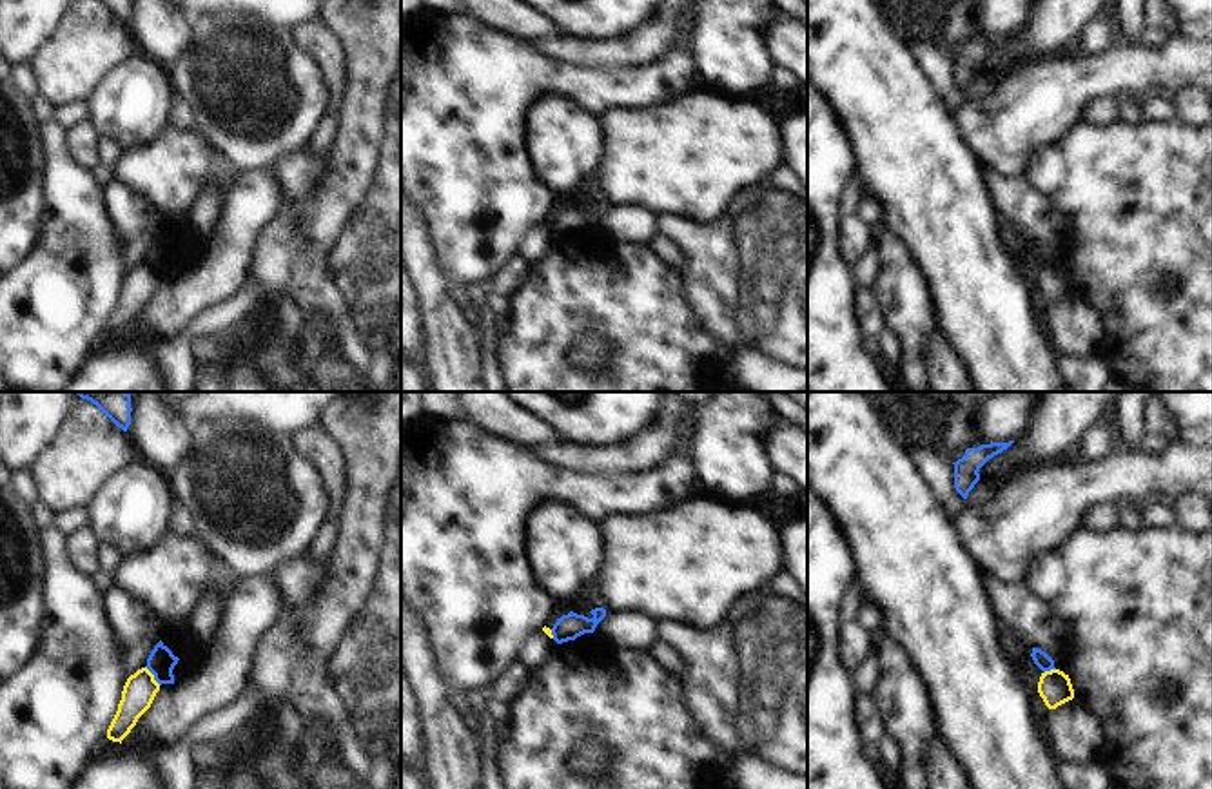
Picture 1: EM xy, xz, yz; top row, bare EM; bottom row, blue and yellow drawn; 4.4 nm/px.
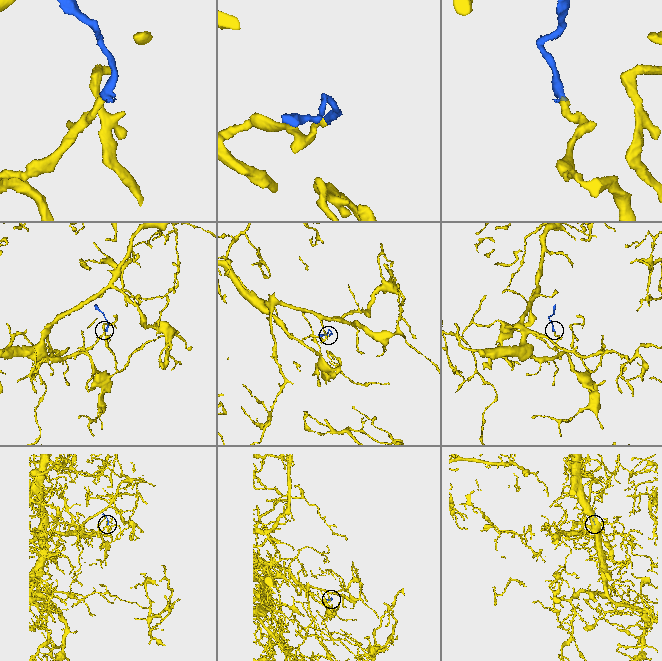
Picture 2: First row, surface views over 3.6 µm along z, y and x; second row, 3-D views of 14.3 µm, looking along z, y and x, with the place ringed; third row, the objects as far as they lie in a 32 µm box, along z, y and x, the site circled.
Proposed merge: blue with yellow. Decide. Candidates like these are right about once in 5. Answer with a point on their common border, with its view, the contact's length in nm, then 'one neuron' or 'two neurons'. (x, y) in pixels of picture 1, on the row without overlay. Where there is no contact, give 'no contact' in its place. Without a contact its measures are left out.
xy (153, 267) | 110 nm | two neurons

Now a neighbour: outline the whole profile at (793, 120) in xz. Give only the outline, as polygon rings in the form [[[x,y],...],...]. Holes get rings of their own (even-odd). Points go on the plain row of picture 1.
[[[807,103],[778,112],[780,163],[807,190]]]

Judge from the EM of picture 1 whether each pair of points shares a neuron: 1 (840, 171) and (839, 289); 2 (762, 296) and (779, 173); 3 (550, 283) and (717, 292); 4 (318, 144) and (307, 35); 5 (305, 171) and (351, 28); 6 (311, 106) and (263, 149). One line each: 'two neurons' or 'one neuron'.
1: one neuron
2: one neuron
3: two neurons
4: one neuron
5: two neurons
6: one neuron

